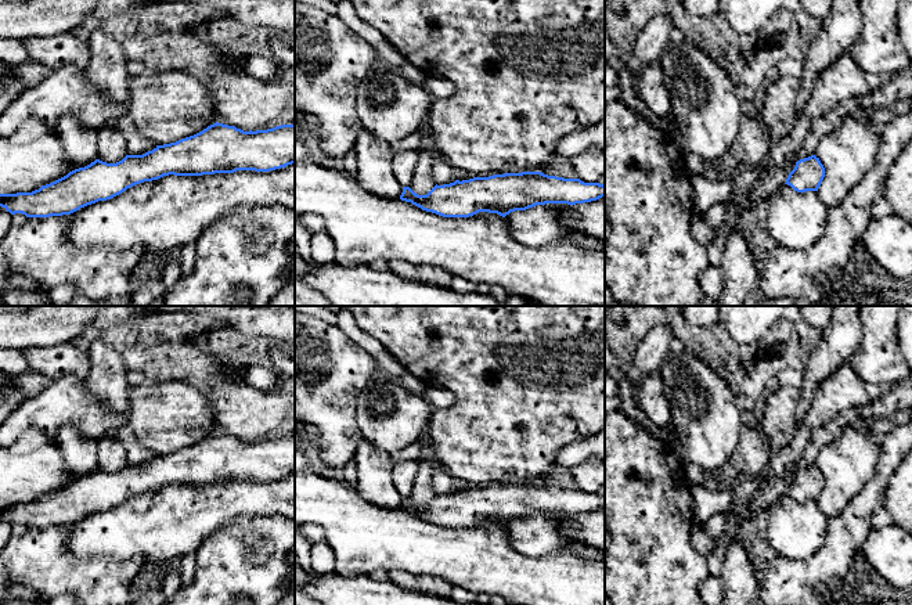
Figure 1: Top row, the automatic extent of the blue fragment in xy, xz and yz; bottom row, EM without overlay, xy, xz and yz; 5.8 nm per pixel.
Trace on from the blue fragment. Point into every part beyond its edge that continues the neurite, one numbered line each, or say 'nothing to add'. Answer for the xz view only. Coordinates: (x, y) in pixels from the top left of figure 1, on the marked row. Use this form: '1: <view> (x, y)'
nothing to add

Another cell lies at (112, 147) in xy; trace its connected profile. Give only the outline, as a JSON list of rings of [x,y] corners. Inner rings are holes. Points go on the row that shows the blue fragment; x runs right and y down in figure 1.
[[[108,123],[98,129],[97,151],[97,159],[107,163],[116,163],[129,155],[125,137]]]

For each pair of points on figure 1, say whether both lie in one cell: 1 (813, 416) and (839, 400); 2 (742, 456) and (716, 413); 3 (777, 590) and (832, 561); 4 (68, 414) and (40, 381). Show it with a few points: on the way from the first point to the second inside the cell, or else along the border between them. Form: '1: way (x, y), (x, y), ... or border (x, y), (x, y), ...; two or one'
1: way (819, 411), (832, 400); one
2: border (742, 427), (739, 442), (732, 456), (714, 471); two
3: way (790, 584), (797, 584), (818, 575); one
4: border (50, 380), (36, 395), (25, 400); two

